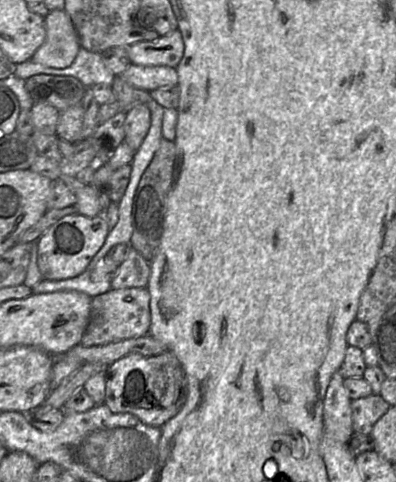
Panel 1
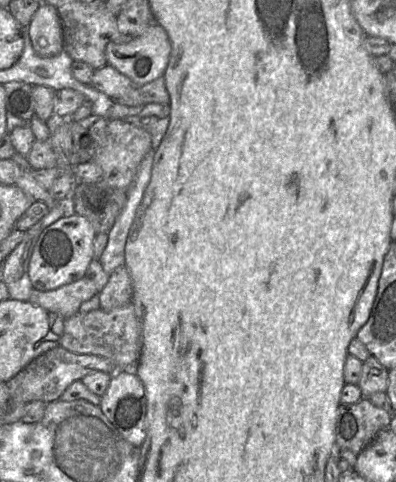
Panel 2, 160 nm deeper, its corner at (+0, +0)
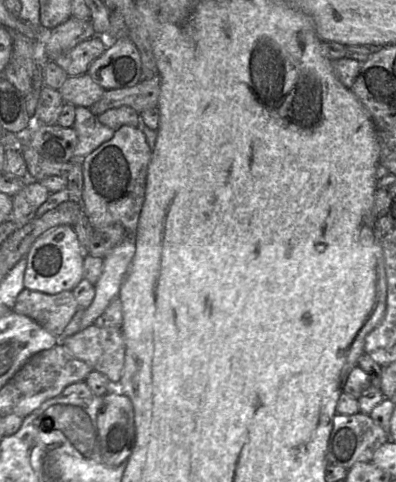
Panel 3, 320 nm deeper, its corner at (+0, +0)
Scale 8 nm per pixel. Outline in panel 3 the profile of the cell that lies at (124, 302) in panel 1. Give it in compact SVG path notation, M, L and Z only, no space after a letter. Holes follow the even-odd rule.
M93 324L64 339L62 344L92 370L105 375L111 384L120 381L125 360L125 340L121 328L100 328Z

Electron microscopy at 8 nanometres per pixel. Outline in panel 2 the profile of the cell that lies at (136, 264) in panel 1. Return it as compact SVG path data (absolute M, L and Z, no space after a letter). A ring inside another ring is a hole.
M122 265L110 275L106 286L99 293L100 309L110 311L123 307L131 303L132 293L130 274L125 265Z

